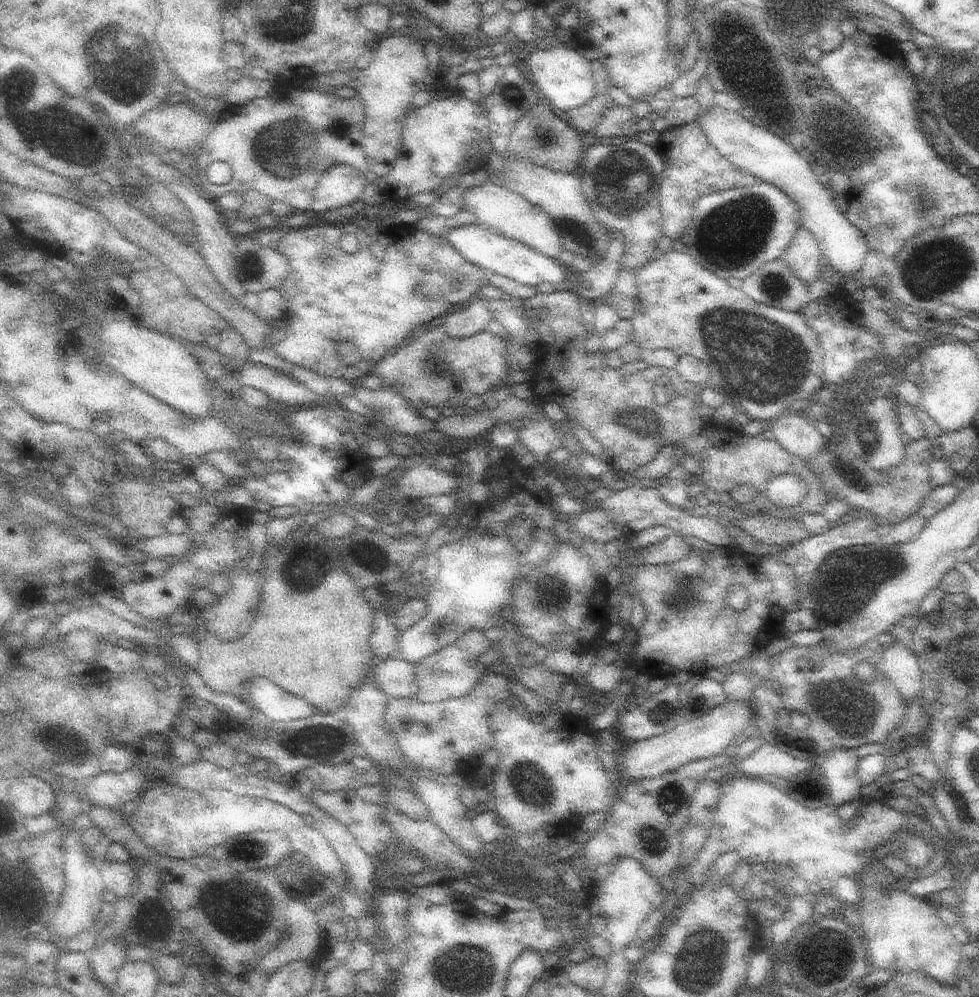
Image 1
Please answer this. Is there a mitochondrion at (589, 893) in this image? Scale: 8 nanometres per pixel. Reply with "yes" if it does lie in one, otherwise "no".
no

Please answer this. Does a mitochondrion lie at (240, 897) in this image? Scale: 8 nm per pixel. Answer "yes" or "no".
yes

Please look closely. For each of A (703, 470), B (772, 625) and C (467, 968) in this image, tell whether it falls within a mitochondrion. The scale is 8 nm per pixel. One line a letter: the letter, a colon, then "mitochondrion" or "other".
A: other
B: other
C: mitochondrion

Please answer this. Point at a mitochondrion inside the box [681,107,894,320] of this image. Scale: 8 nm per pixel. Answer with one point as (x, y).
(737, 231)

